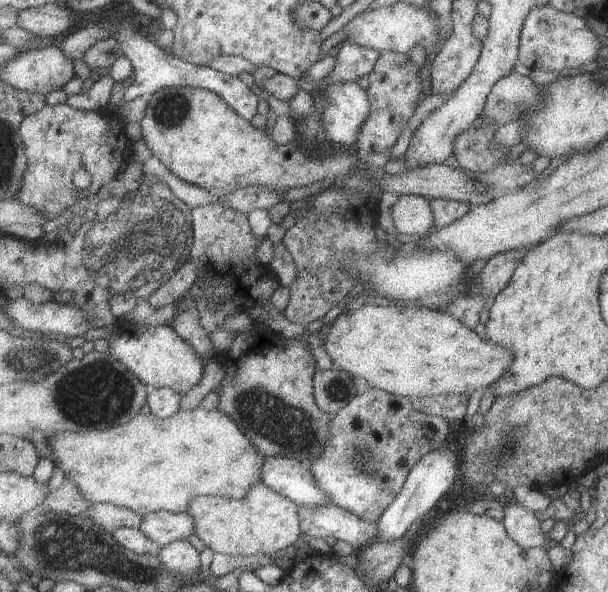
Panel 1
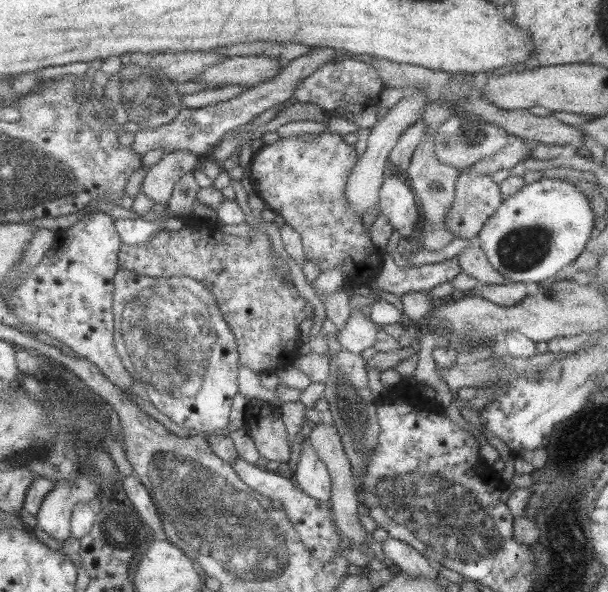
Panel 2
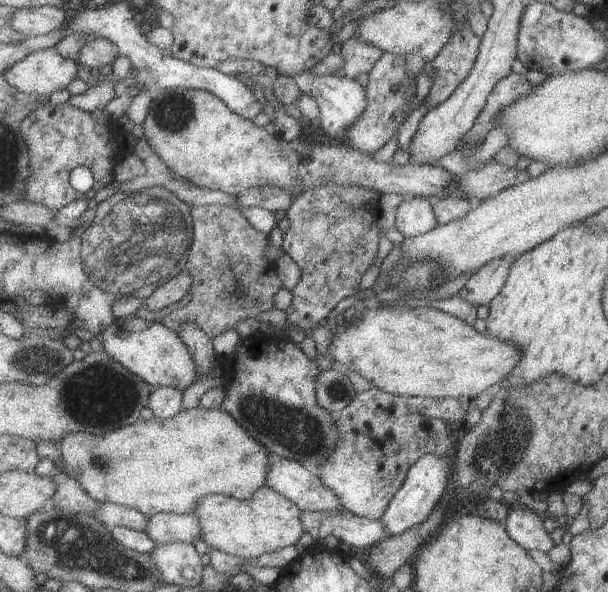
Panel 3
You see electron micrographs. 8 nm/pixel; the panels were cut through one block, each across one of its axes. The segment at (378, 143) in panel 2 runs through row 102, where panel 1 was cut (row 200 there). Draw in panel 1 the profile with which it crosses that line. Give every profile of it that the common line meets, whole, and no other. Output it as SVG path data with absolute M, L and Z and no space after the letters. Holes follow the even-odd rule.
M398 195L389 214L396 232L401 234L426 234L433 229L432 212L425 197Z

